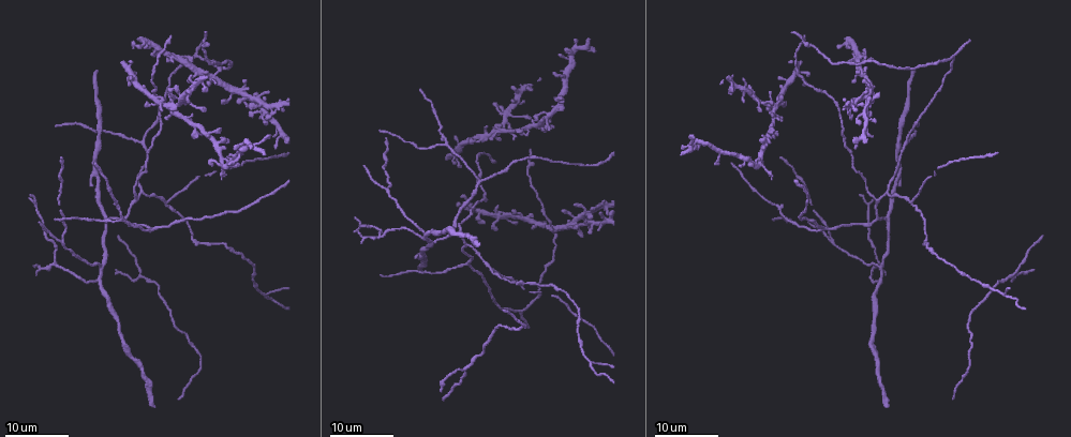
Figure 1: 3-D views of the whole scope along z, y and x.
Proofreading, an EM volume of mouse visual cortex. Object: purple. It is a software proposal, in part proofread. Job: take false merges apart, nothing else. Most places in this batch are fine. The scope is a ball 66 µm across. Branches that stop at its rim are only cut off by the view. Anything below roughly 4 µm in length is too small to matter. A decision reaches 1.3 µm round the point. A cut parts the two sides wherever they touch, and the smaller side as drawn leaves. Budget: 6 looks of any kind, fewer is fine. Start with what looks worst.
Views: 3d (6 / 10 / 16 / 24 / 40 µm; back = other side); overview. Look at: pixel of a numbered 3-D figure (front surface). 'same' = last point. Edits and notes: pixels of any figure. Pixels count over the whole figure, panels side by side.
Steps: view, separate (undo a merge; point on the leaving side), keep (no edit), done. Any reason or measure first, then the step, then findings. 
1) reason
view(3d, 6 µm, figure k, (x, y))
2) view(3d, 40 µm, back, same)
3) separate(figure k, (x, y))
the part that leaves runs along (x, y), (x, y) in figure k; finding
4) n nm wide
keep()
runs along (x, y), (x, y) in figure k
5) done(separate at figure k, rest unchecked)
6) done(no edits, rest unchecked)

a fork
view(3d, 24 µm, figure 1, (492, 268))

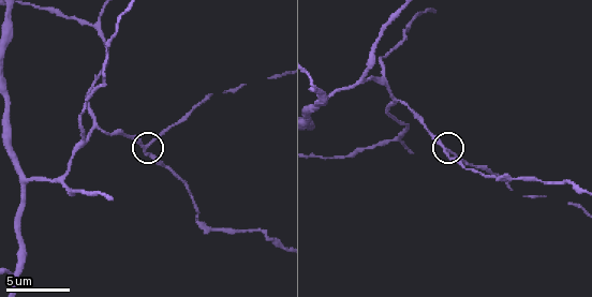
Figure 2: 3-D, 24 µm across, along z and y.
view(3d, 10 µm, figure 2, (445, 149))

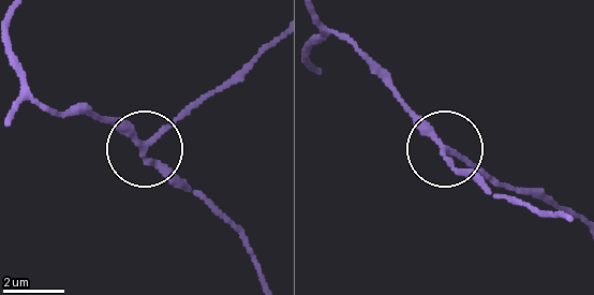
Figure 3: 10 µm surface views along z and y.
side arm 28 µm
keep()
runs along (15, 108), (107, 116), (146, 142), (189, 103) in figure 3; one neuron here

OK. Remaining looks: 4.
arms part here
view(3d, 24 µm, figure 1, (832, 240))

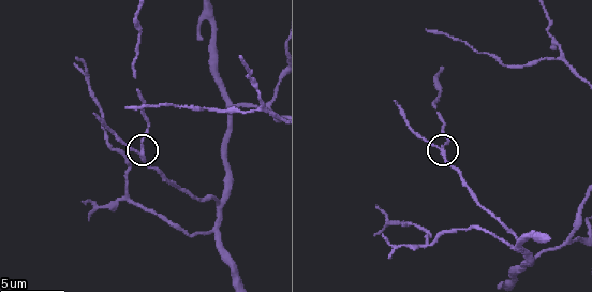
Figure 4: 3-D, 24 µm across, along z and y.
view(3d, 10 µm, figure 4, (443, 147))

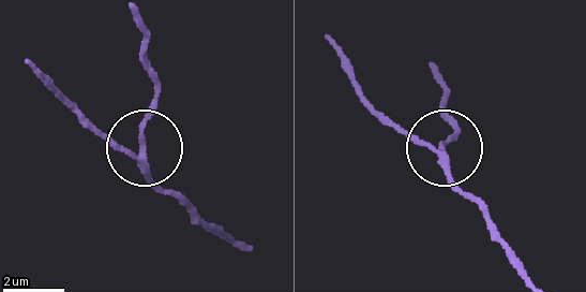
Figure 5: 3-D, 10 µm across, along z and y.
view(3d, 10 µm, back, figure 5, (441, 153))

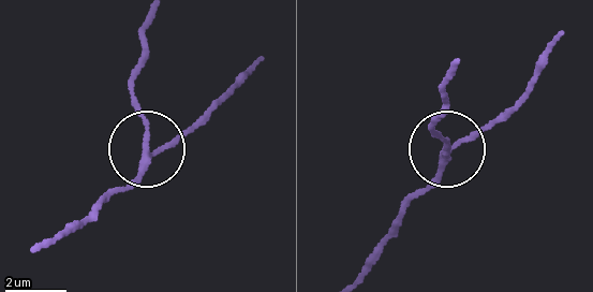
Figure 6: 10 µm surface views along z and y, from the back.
side arm 6 µm
keep()
runs along (354, 280), (444, 157), (500, 114) in figure 6; continuous, no second neuron

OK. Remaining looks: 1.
done(no edits, rest unchecked)

